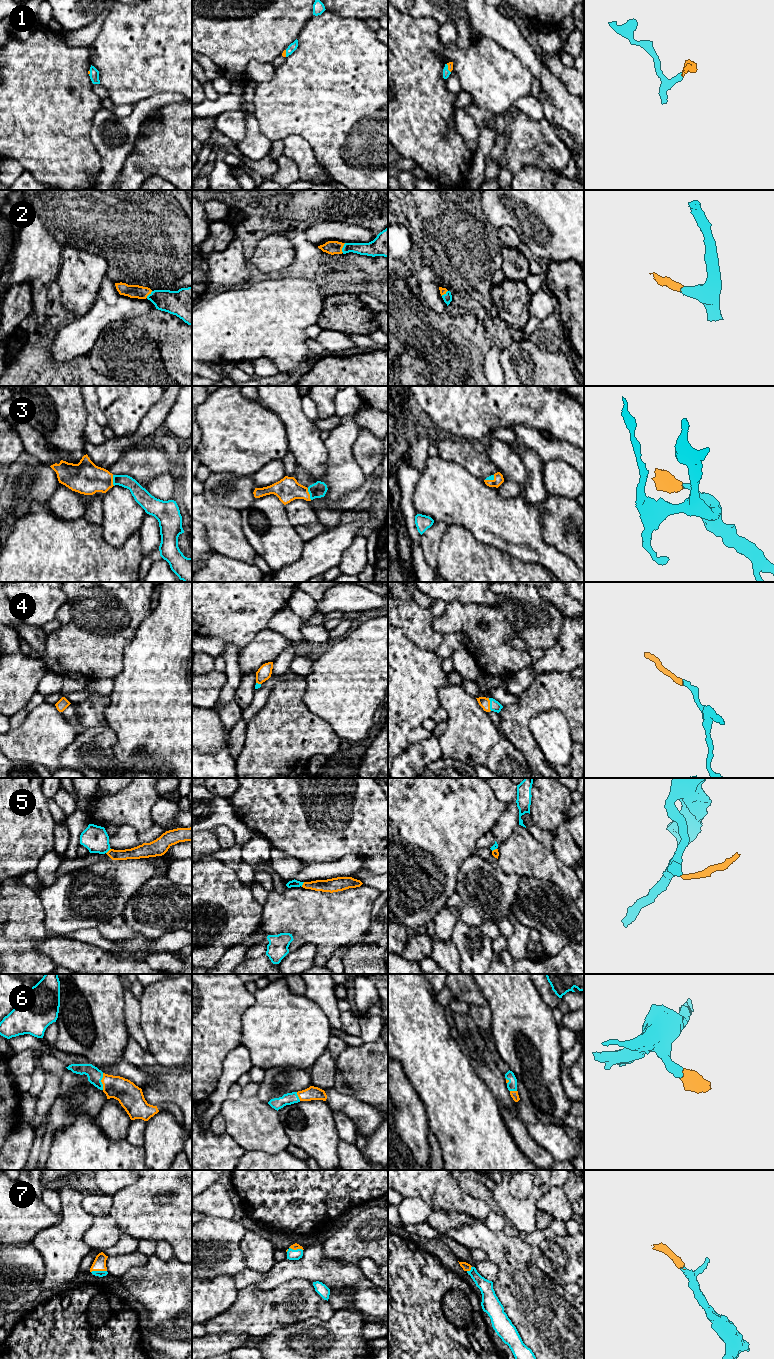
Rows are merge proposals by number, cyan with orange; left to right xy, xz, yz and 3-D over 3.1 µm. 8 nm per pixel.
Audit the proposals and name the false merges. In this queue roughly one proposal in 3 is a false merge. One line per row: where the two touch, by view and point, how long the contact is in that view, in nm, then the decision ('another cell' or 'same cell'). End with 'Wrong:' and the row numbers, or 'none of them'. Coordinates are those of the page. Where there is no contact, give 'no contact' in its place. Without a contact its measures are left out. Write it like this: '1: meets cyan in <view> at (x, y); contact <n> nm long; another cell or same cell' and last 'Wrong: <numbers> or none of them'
1: meets cyan in yz at (447, 68); contact 80 nm long; same cell
2: meets cyan in xz at (342, 248); contact 80 nm long; same cell
3: meets cyan in xz at (310, 494); contact 100 nm long; same cell
4: meets cyan in yz at (490, 704); contact 110 nm long; same cell
5: meets cyan in xy at (108, 850); contact 60 nm long; another cell
6: meets cyan in xy at (100, 1081); contact 140 nm long; same cell
7: meets cyan in xz at (294, 1250); contact 140 nm long; same cell
Wrong: 5

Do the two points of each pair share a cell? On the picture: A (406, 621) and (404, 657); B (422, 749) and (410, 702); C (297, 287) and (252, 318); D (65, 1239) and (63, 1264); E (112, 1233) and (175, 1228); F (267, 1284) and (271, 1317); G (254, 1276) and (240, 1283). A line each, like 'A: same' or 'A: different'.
A: different
B: different
C: same
D: same
E: different
F: different
G: same

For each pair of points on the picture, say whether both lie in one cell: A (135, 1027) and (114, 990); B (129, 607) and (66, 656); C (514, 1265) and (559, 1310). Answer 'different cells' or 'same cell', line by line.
A: different cells
B: same cell
C: same cell

